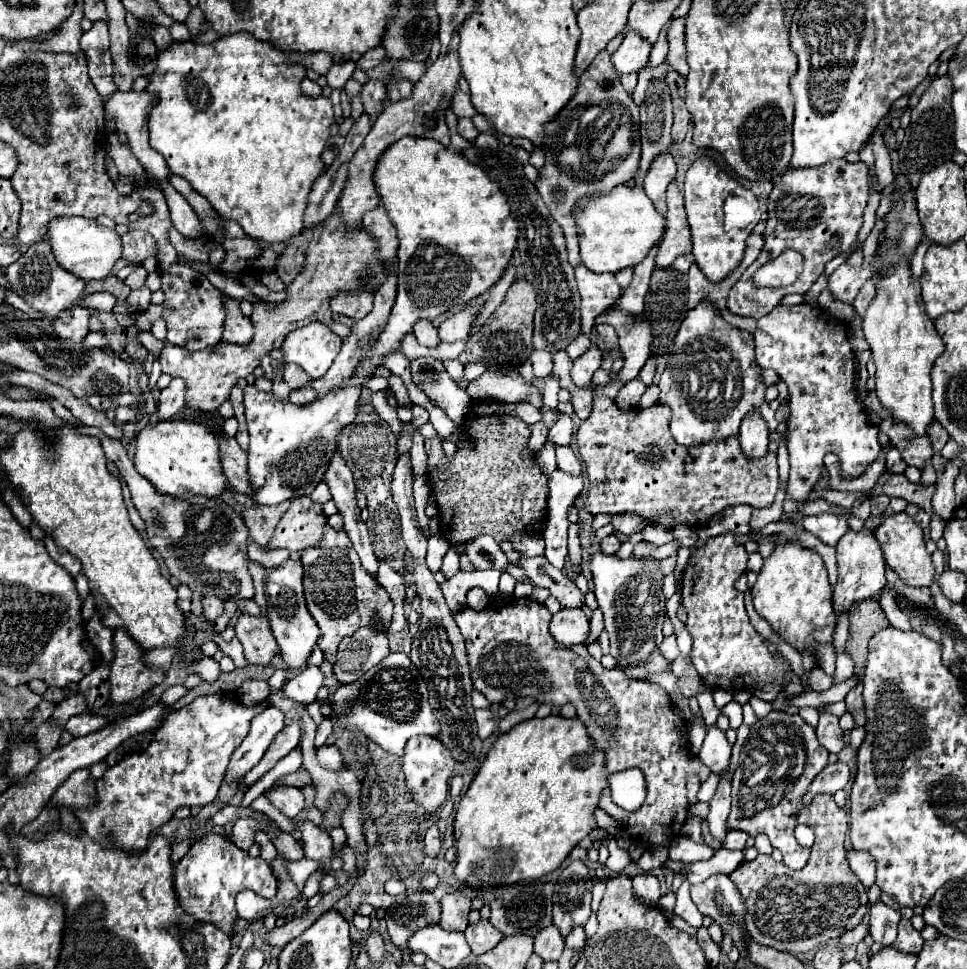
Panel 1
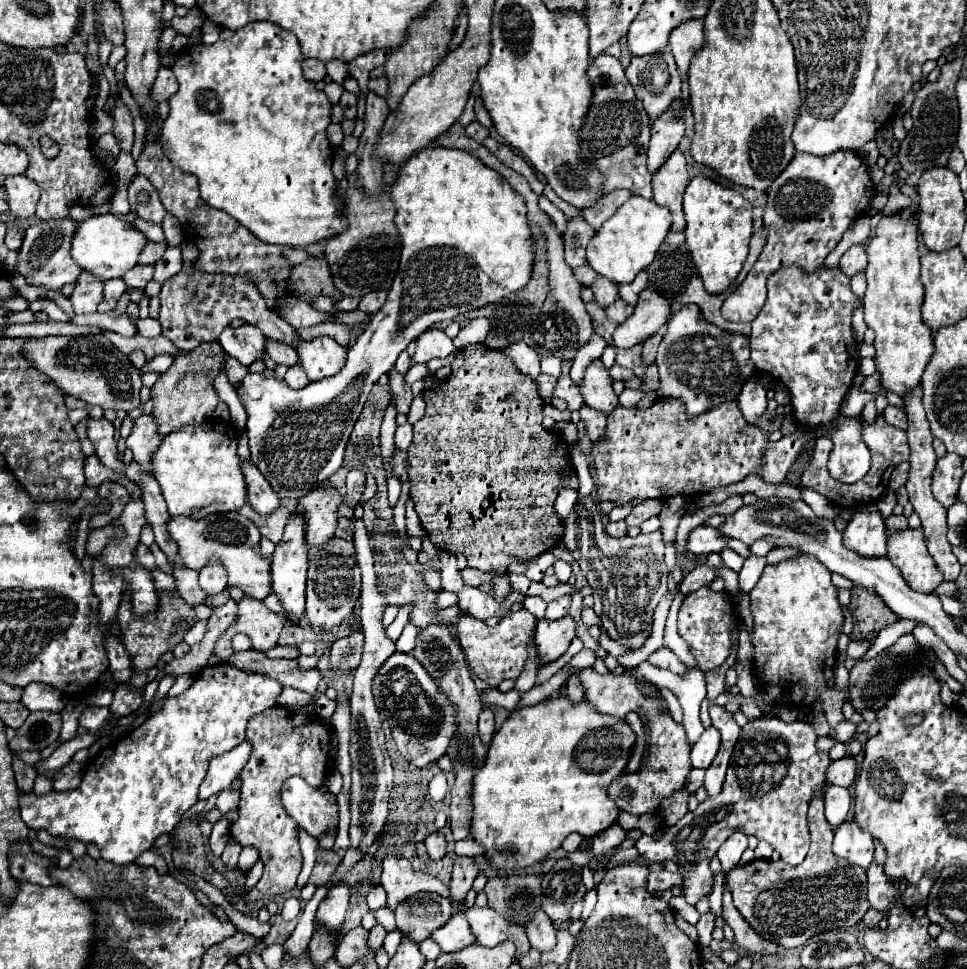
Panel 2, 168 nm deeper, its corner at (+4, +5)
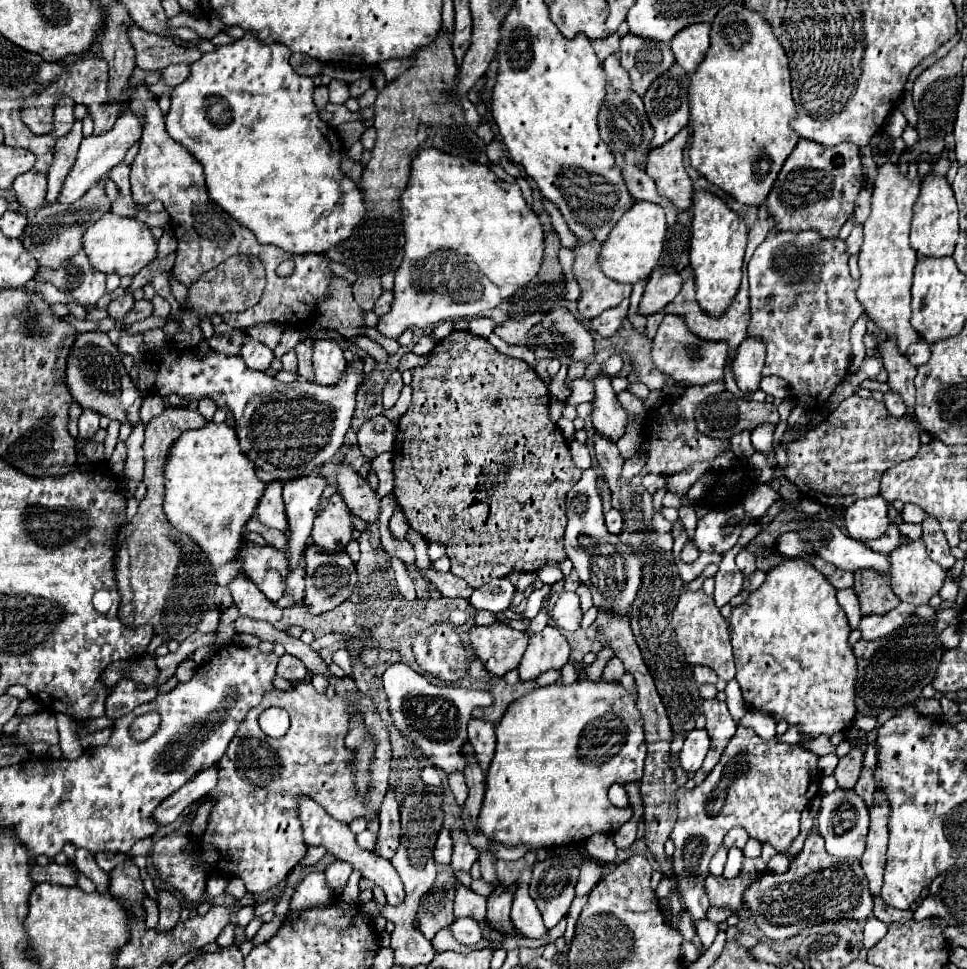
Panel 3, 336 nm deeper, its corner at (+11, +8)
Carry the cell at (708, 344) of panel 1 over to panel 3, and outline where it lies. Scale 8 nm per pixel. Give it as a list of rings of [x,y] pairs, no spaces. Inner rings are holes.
[[[667,314],[663,318],[663,322],[659,324],[659,330],[653,338],[651,360],[661,372],[669,374],[671,378],[675,378],[679,384],[683,384],[687,388],[687,386],[695,386],[695,384],[701,386],[701,384],[709,384],[715,380],[723,380],[725,354],[727,354],[725,344],[701,342],[701,338],[697,338],[695,334],[689,334],[689,330],[685,330],[685,322],[681,322],[681,318],[677,318],[675,314]]]

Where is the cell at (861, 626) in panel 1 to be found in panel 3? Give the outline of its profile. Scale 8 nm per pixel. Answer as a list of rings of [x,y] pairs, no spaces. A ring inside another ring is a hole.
[[[857,570],[853,590],[859,596],[863,614],[887,614],[901,602],[891,590],[889,574],[877,570]]]

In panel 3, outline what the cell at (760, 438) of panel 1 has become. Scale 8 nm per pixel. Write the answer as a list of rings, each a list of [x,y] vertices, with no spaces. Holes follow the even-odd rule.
[[[747,336],[737,348],[737,356],[733,358],[733,374],[741,392],[751,394],[759,390],[765,354],[767,354],[767,346],[757,336]]]

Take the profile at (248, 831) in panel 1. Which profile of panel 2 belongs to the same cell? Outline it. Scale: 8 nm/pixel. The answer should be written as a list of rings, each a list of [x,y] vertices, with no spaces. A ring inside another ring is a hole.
[[[272,707],[256,717],[252,717],[252,721],[248,723],[248,729],[246,729],[246,739],[252,743],[252,755],[240,773],[240,779],[242,779],[240,805],[238,805],[240,817],[236,823],[230,825],[230,833],[240,845],[254,845],[260,851],[260,857],[264,861],[262,879],[247,893],[250,901],[256,901],[263,897],[278,897],[278,895],[292,891],[296,887],[296,879],[298,879],[298,873],[302,867],[302,855],[300,855],[300,847],[298,847],[298,825],[292,821],[292,817],[288,817],[288,813],[284,811],[284,807],[280,803],[280,785],[288,777],[294,777],[294,775],[302,777],[308,785],[322,785],[324,775],[326,775],[328,767],[332,765],[332,757],[330,757],[330,729],[326,729],[316,717],[312,717],[310,721],[306,721],[300,727],[292,727],[290,709],[286,709],[286,707]]]

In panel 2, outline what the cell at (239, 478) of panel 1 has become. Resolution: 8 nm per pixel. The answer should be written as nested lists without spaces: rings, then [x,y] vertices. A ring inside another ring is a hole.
[[[242,461],[242,475],[246,479],[246,489],[248,489],[246,499],[258,513],[270,513],[280,505],[280,499],[272,491],[270,483],[256,469],[256,465],[252,465],[252,461]]]

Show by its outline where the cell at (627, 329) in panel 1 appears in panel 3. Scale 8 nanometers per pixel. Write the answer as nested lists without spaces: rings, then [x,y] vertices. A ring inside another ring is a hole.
[[[659,266],[647,280],[639,312],[647,316],[663,310],[681,292],[681,284],[683,278],[673,266]]]

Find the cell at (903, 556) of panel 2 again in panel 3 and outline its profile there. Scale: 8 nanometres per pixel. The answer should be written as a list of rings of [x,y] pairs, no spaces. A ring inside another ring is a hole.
[[[921,540],[907,542],[891,552],[891,586],[893,592],[913,606],[927,604],[939,594],[945,582],[945,570],[927,556]]]

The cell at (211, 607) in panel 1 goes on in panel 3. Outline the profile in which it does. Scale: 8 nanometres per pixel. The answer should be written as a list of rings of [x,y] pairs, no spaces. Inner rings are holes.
[[[209,422],[201,430],[185,432],[177,440],[177,446],[173,446],[173,454],[169,456],[169,462],[165,466],[165,504],[163,504],[163,510],[169,518],[169,522],[177,530],[187,532],[189,536],[195,538],[195,542],[209,556],[211,566],[219,568],[241,550],[241,542],[243,542],[241,536],[245,532],[245,524],[249,522],[249,518],[255,516],[255,508],[257,508],[265,488],[267,488],[267,484],[259,480],[259,476],[255,472],[255,464],[241,452],[233,426]]]

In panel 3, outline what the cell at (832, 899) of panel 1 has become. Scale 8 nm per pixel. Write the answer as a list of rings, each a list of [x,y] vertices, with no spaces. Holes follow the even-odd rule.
[[[807,836],[803,850],[791,860],[789,872],[761,874],[761,878],[745,890],[743,898],[757,920],[757,928],[771,942],[785,942],[801,930],[821,922],[843,918],[861,920],[869,918],[873,912],[873,896],[859,860],[829,856],[821,836]]]

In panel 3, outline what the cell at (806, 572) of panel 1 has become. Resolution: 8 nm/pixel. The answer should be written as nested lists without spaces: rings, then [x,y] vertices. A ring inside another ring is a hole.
[[[795,558],[783,560],[767,572],[767,580],[757,592],[733,608],[729,618],[733,656],[737,664],[737,682],[743,700],[749,708],[759,710],[777,722],[785,720],[789,726],[799,726],[801,736],[817,738],[821,734],[833,736],[853,724],[857,714],[855,684],[857,684],[857,658],[849,644],[851,626],[845,612],[837,604],[835,588],[811,564]]]

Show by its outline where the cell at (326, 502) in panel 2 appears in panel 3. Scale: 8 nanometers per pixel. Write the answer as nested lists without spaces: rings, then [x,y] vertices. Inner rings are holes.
[[[335,494],[329,500],[327,510],[323,510],[315,518],[311,536],[313,536],[313,542],[319,544],[321,548],[325,548],[329,552],[339,552],[339,550],[345,550],[345,546],[351,542],[353,530],[355,530],[355,526],[351,522],[349,508]]]

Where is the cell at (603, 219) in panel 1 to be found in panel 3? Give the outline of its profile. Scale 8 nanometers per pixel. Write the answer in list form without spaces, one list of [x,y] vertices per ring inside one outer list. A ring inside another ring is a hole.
[[[635,202],[629,208],[629,212],[623,214],[623,218],[611,230],[609,242],[603,244],[601,268],[605,270],[609,278],[617,282],[635,284],[639,280],[647,280],[663,252],[665,234],[667,234],[667,222],[665,222],[663,208],[657,204],[649,204],[649,202]]]

